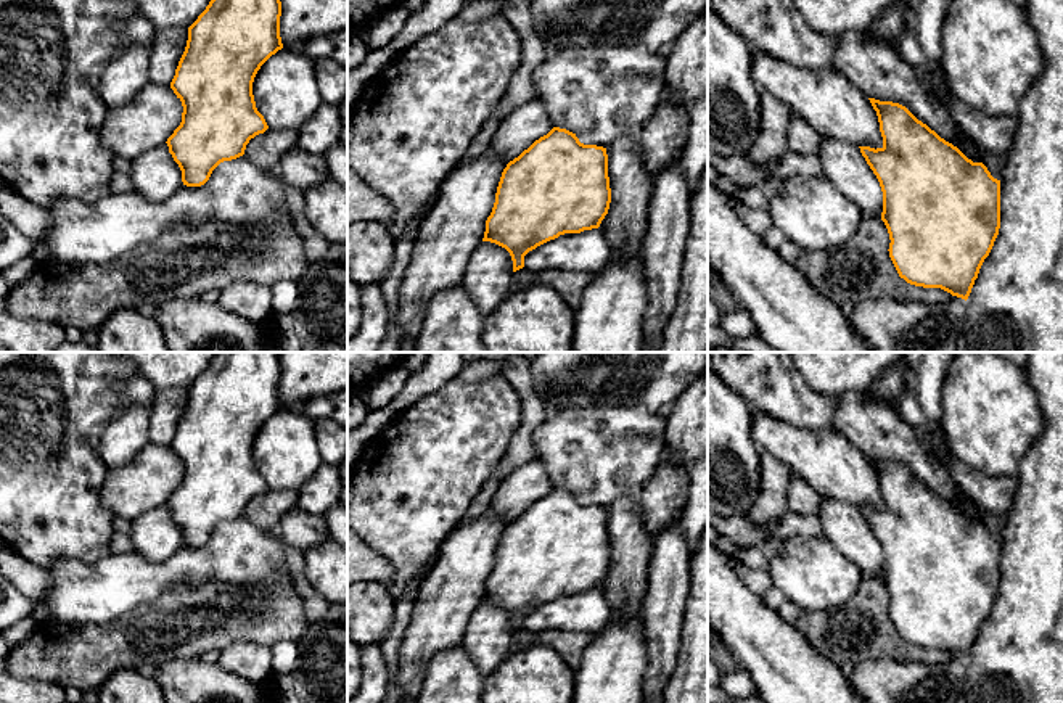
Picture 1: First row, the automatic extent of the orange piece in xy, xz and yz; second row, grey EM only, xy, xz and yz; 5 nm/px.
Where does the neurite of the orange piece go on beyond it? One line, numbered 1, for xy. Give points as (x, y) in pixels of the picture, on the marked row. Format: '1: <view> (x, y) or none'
1: none

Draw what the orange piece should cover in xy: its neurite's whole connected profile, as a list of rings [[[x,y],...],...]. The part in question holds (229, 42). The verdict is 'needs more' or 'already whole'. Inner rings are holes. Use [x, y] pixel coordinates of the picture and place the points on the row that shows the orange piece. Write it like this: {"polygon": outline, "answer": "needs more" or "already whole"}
{"polygon": [[[211,0],[188,27],[187,47],[170,82],[183,106],[182,122],[166,142],[183,185],[204,185],[220,162],[243,156],[249,140],[269,129],[256,108],[252,82],[261,66],[283,48],[280,16],[280,0]]], "answer": "already whole"}

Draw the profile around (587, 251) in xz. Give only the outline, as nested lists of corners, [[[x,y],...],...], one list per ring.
[[[600,228],[564,233],[529,251],[524,269],[534,273],[548,269],[595,273],[608,264],[611,253]]]

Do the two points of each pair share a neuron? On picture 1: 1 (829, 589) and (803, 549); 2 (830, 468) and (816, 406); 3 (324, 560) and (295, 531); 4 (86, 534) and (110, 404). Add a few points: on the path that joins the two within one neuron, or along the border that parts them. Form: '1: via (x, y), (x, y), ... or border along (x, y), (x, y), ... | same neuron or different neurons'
1: via (819, 579), (803, 559) | same neuron
2: border along (783, 420), (798, 427), (835, 431) | different neurons
3: border along (328, 538), (304, 552) | different neurons
4: via (82, 502), (82, 436) | same neuron

